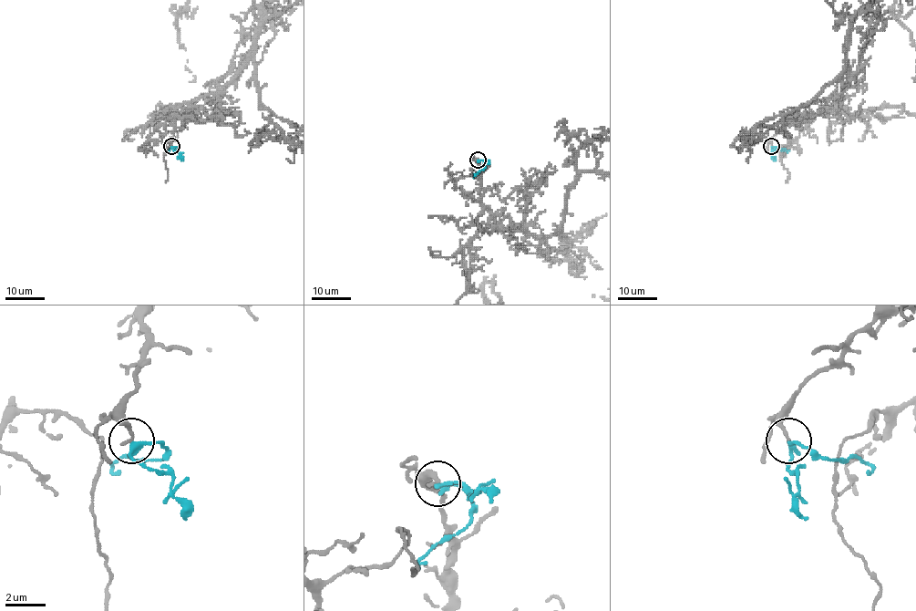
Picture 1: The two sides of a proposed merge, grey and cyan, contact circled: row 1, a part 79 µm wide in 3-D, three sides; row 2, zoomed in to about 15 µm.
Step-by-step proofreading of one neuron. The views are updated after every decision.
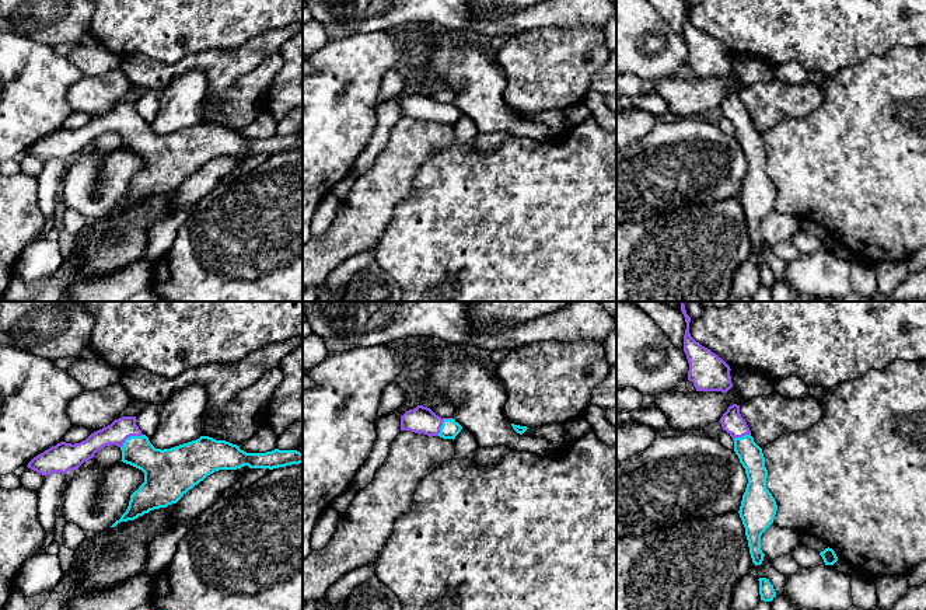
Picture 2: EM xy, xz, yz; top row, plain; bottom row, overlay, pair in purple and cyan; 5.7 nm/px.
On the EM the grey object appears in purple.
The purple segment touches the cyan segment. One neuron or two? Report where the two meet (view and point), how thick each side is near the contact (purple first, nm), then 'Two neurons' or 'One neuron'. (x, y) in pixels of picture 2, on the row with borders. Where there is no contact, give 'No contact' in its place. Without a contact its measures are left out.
Touches purple at xy (130, 435). Thickness 130 nm (purple) against 200 nm. One neuron

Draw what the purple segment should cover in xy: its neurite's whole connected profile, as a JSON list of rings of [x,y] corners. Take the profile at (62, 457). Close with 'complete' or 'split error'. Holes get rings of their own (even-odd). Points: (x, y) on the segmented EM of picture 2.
[[[122,416],[80,443],[60,442],[52,446],[34,457],[27,467],[45,477],[52,473],[66,474],[111,445],[122,450],[120,461],[144,473],[144,482],[130,495],[126,512],[111,527],[177,503],[214,471],[244,466],[273,470],[303,463],[303,453],[297,450],[247,453],[237,445],[209,436],[171,449],[156,449],[136,425],[136,416]]] | split error

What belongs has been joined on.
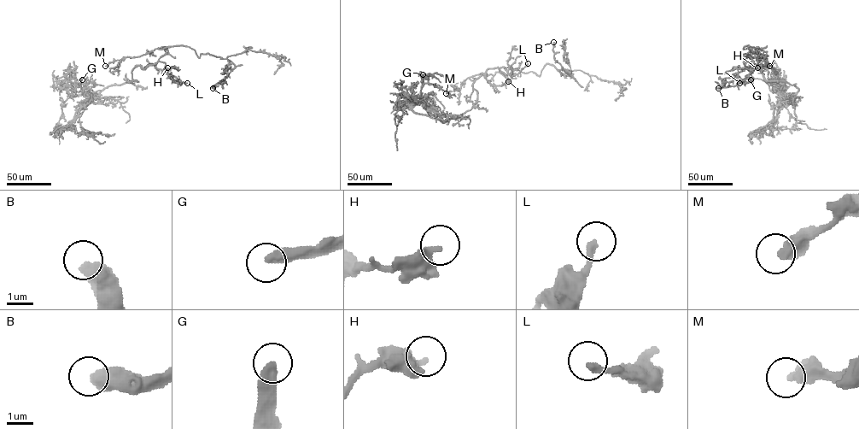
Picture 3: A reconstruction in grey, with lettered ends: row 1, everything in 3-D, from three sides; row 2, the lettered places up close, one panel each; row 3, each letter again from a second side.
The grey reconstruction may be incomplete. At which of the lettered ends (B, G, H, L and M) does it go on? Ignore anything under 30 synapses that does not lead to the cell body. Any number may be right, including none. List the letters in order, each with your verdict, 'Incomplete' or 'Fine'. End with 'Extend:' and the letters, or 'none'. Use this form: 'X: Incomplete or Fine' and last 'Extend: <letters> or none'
B: Fine
G: Incomplete
H: Fine
L: Fine
M: Fine
Extend: G

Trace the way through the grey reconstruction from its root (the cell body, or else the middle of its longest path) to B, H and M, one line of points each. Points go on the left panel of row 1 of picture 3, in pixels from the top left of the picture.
B: (158, 60), (168, 53), (159, 48), (180, 45), (199, 57), (208, 53), (229, 60), (235, 67), (213, 88)
H: (158, 60), (145, 69), (150, 64), (160, 69), (167, 67)
M: (158, 60), (167, 54), (166, 47), (155, 49), (139, 56), (115, 60), (105, 66)

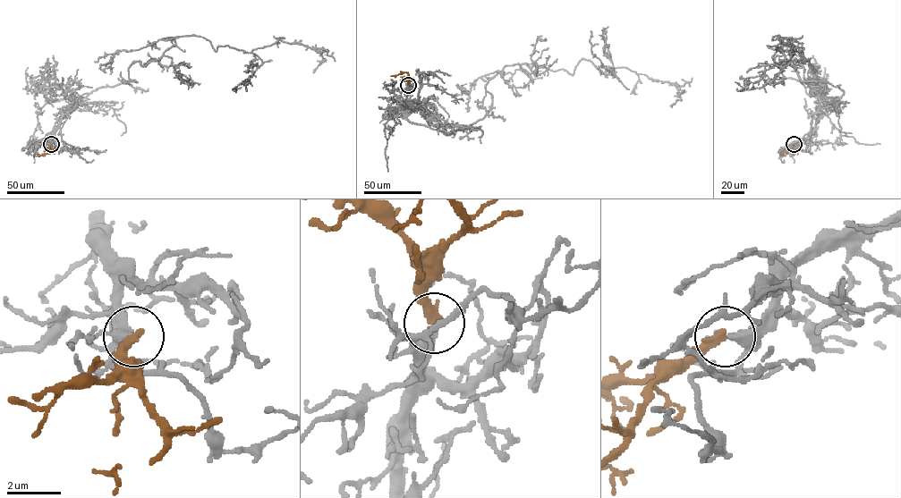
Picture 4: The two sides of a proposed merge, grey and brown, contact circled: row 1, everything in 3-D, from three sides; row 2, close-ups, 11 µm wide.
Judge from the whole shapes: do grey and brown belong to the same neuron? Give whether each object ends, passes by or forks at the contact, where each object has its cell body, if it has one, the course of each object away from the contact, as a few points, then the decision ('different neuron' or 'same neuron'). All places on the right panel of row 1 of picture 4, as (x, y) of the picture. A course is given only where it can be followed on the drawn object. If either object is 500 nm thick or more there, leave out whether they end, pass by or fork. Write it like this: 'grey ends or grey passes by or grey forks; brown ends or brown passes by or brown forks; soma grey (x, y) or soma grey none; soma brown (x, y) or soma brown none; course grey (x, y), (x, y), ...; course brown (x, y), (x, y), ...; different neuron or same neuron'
grey forks; brown ends; soma grey none; soma brown none; course grey (794, 145), (844, 91), (777, 66), (786, 37), (767, 46), (814, 72); course brown (794, 145), (781, 154), (785, 156); same neuron

